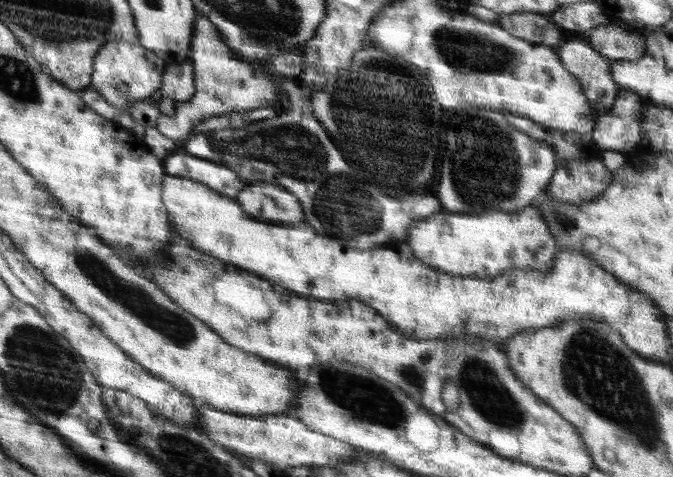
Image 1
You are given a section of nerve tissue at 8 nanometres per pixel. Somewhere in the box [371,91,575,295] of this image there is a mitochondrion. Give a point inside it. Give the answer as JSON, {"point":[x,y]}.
{"point":[482,175]}

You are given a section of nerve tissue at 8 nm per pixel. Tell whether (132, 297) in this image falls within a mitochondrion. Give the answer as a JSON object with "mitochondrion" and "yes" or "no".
{"mitochondrion":"yes"}

